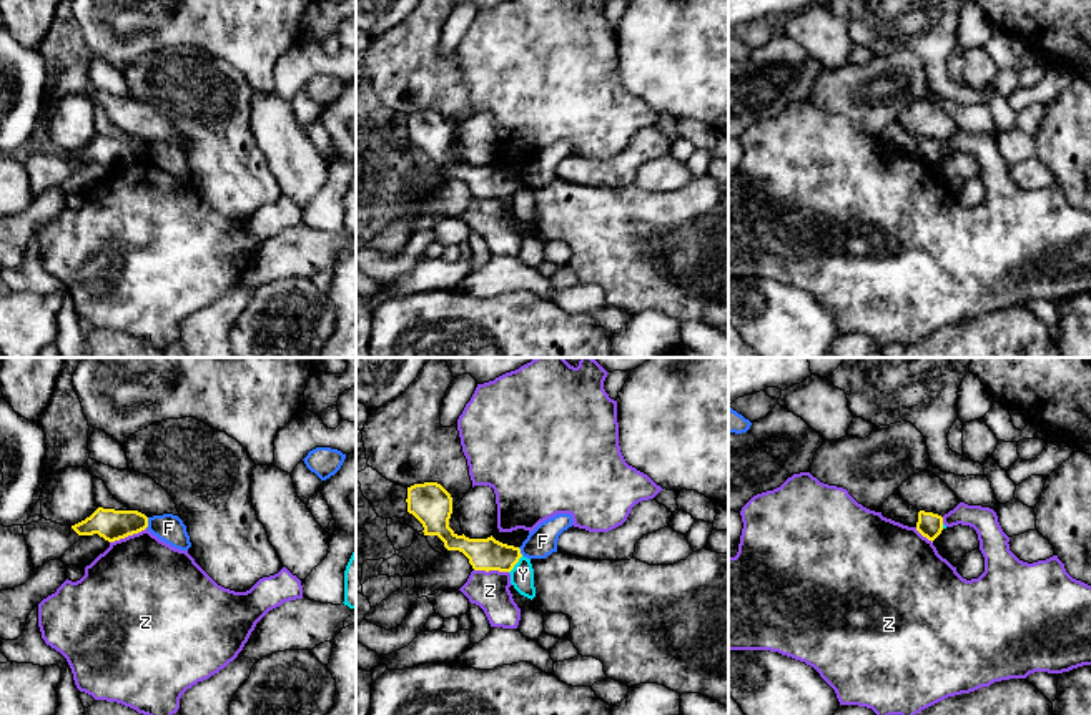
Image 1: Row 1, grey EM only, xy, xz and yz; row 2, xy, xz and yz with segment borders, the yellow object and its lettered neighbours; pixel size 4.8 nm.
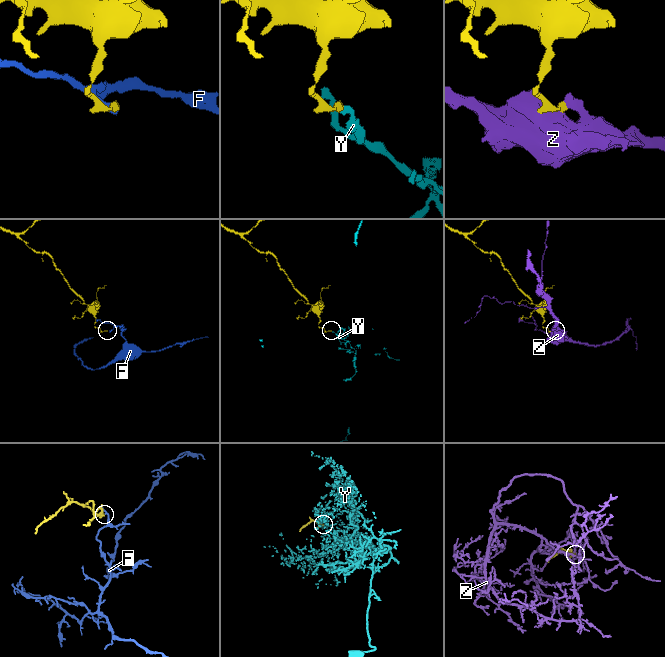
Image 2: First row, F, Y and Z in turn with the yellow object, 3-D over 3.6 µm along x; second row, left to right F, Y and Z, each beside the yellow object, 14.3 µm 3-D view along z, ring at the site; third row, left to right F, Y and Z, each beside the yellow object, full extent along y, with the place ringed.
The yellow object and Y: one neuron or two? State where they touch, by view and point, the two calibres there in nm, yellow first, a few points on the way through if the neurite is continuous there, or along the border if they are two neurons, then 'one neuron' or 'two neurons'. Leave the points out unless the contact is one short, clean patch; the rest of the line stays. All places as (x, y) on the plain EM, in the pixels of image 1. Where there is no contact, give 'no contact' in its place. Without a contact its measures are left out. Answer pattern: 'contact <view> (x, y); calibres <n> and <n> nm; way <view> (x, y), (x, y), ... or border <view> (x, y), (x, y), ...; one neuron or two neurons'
contact xz (516, 190); calibres 160 and 110 nm; border xz (523, 183), (509, 200); two neurons

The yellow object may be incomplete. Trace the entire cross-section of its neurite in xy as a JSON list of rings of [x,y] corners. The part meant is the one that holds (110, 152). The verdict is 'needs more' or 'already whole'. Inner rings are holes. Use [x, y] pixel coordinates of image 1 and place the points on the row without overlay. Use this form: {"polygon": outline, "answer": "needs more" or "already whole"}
{"polygon": [[[98,135],[90,145],[72,153],[78,163],[98,161],[108,170],[138,161],[148,155],[148,145],[138,138],[115,138]]], "answer": "already whole"}

